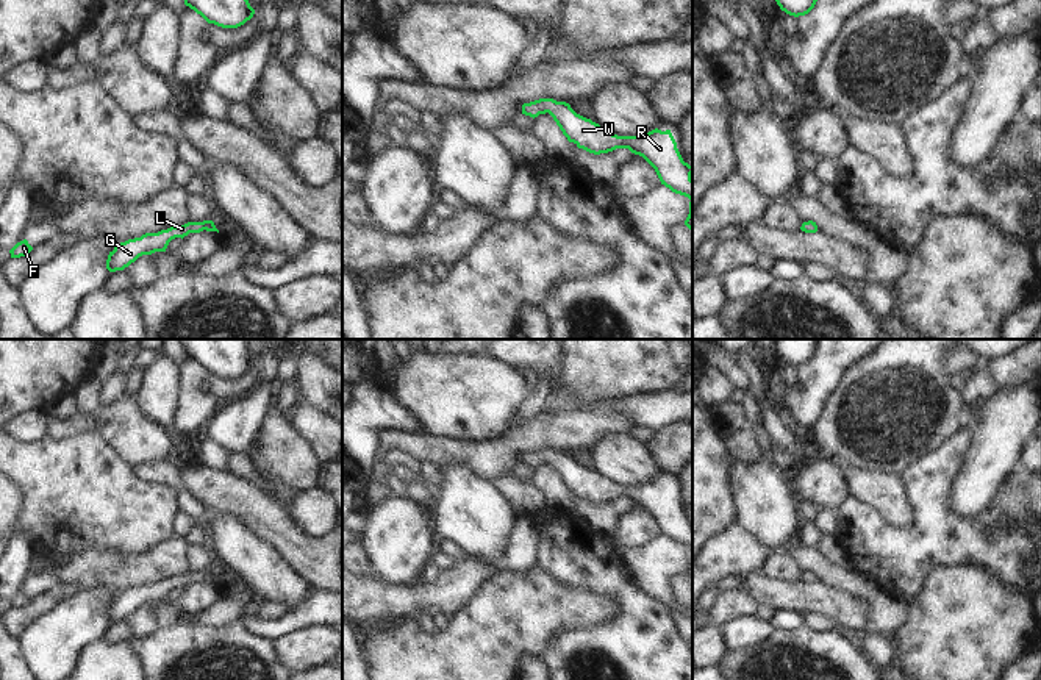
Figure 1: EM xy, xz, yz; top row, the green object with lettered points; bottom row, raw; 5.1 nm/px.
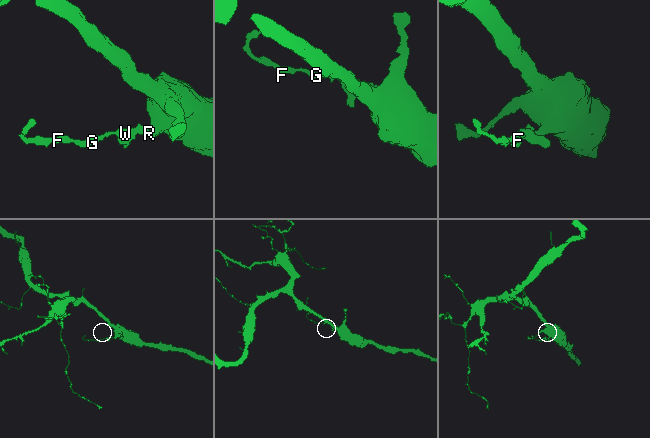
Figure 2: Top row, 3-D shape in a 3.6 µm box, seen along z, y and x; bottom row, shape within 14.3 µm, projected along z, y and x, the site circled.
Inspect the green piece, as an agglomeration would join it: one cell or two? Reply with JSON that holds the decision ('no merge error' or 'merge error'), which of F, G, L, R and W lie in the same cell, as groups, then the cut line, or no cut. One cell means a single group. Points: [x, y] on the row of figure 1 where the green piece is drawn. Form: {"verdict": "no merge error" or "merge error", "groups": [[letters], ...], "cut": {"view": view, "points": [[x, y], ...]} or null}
{"verdict": "no merge error", "groups": [["F", "G", "L", "R", "W"]], "cut": null}

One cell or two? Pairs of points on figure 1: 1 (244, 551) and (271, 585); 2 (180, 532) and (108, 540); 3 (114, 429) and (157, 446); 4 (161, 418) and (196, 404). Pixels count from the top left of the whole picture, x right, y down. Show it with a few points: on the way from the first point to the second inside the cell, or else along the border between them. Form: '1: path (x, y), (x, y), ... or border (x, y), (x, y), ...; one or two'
1: path (250, 558), (269, 577); one
2: border (177, 511), (171, 526), (172, 533); two
3: path (125, 429), (138, 441), (146, 443); one
4: border (178, 377), (178, 399), (172, 421), (166, 429); two

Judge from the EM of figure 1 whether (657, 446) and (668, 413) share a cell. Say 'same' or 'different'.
different

